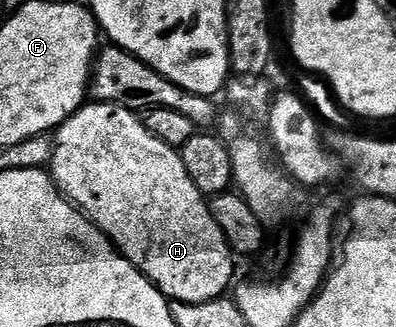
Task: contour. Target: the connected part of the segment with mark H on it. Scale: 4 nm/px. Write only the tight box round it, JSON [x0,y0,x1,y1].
[49,102,237,303]

